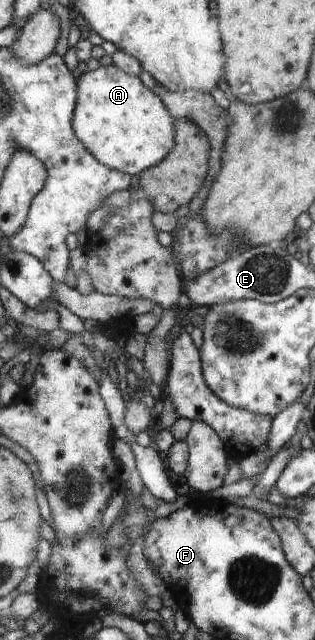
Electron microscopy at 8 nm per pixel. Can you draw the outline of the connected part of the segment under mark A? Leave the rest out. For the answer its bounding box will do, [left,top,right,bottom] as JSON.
[73,64,173,175]

